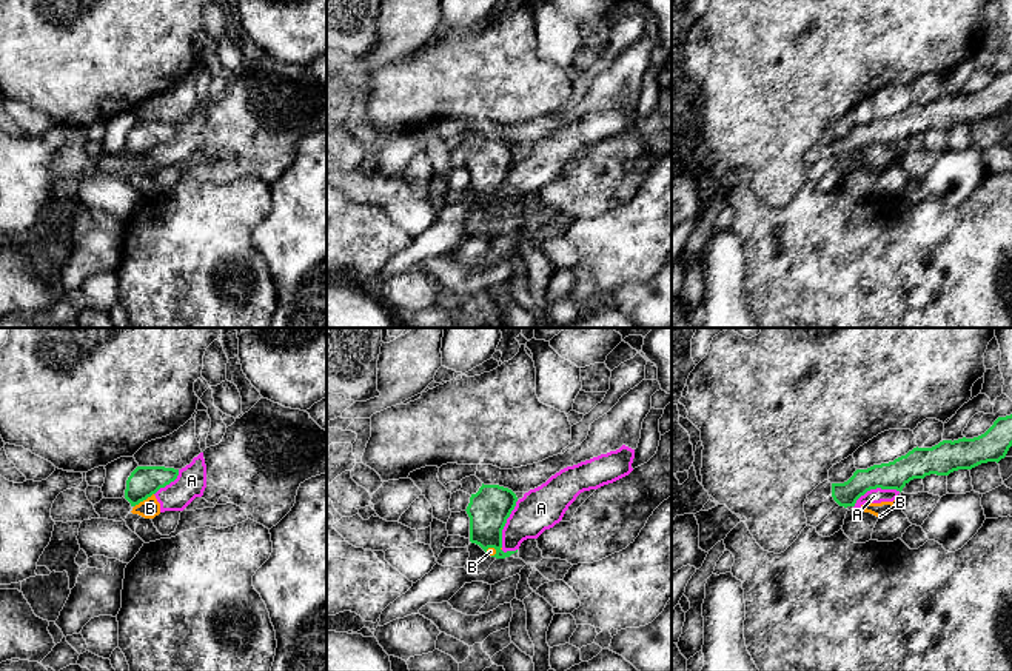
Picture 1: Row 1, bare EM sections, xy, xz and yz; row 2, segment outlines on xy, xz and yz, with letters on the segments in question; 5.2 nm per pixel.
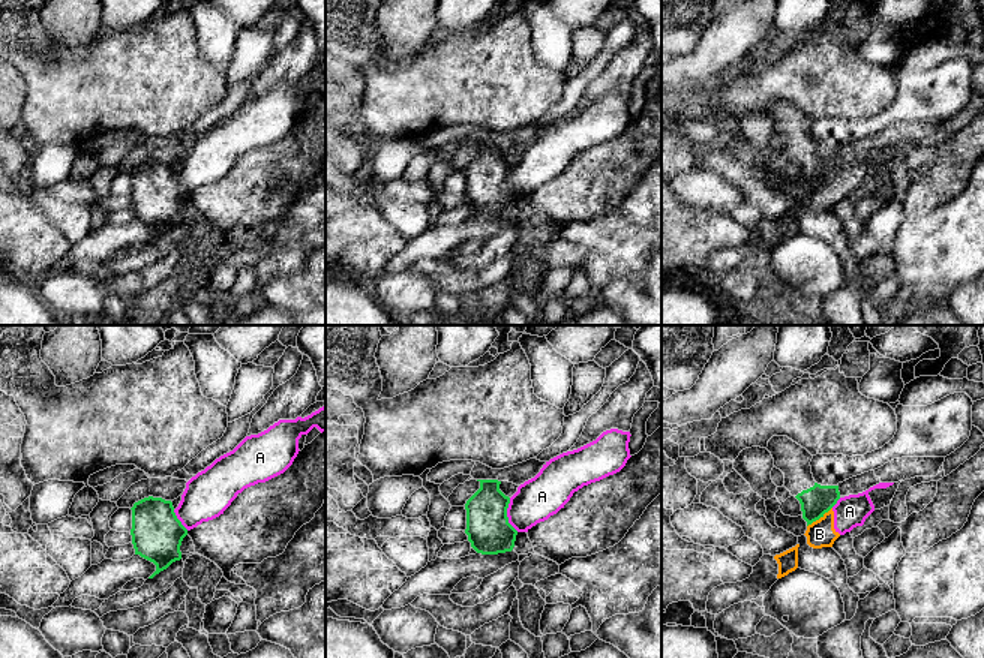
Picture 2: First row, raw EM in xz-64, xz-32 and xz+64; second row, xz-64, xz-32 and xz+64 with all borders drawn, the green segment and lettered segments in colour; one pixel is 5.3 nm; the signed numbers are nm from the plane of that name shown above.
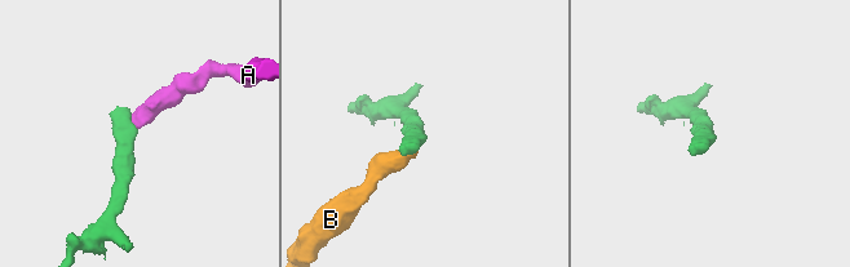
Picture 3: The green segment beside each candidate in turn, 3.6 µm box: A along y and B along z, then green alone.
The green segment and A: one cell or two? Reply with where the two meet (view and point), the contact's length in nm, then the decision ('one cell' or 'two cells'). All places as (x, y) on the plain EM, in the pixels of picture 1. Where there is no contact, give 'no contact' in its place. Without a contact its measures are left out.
contact yz (875, 143); length 260 nm; two cells

